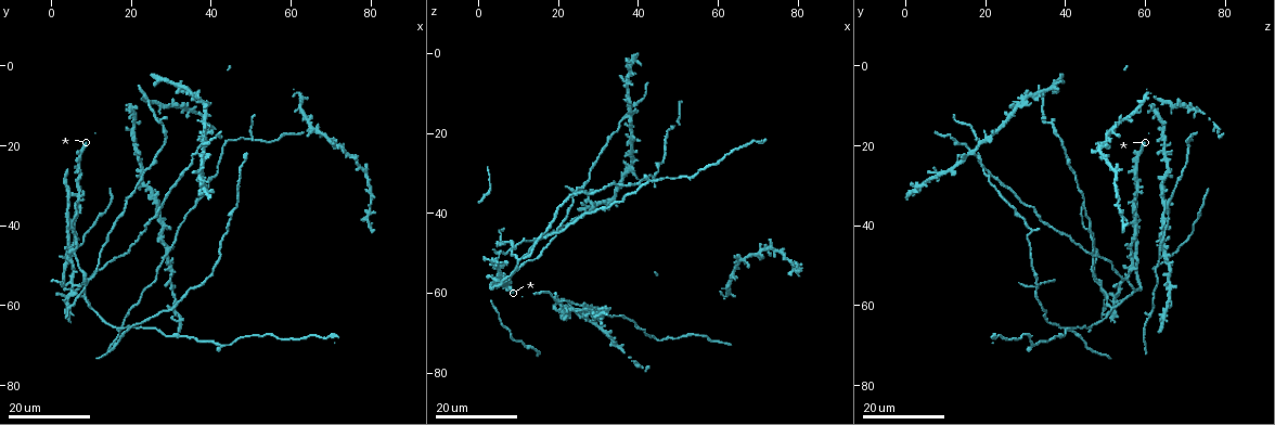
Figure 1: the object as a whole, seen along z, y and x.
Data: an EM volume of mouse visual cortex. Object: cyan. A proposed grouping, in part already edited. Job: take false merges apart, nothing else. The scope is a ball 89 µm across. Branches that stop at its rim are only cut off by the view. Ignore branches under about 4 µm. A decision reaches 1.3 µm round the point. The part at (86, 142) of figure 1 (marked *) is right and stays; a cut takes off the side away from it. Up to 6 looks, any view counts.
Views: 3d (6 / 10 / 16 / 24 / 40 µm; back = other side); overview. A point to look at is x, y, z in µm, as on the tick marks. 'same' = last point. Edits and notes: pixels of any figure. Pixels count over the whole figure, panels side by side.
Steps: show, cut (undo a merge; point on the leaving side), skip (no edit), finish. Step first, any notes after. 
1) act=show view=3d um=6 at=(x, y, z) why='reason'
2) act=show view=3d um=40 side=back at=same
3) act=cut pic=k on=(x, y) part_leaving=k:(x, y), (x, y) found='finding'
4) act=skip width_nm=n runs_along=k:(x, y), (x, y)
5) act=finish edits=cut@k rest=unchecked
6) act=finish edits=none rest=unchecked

act=show view=3d um=16 at=(10.5, 60.0, 52.0) why='a fork'

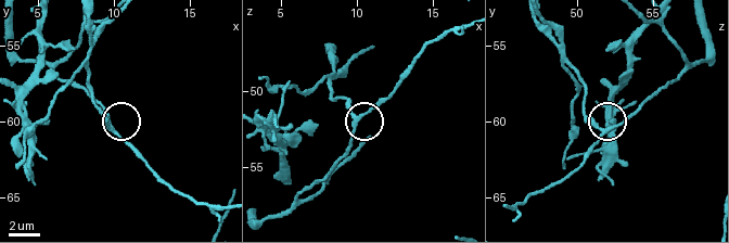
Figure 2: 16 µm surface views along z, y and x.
act=show view=3d um=6 at=(10.0, 60.6, 51.6) why='zoom in'

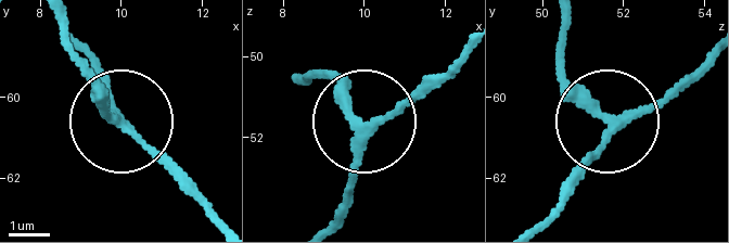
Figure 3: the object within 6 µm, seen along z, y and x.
act=skip width_nm=220 runs_along=3:(329, 219), (353, 167), (360, 115), (315, 74) found='all the same neuron'

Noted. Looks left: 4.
act=show view=3d um=16 at=(43.5, 42.0, 32.0) why='three-way junction'

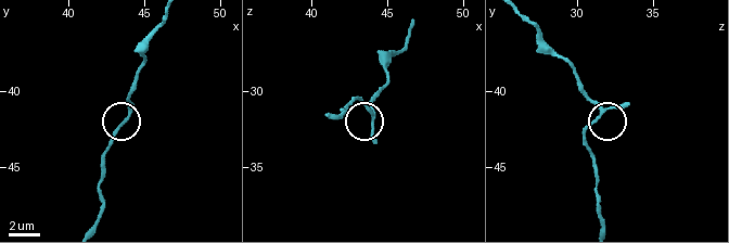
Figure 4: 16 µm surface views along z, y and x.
act=show view=3d um=10 at=(44.2, 41.4, 31.6)

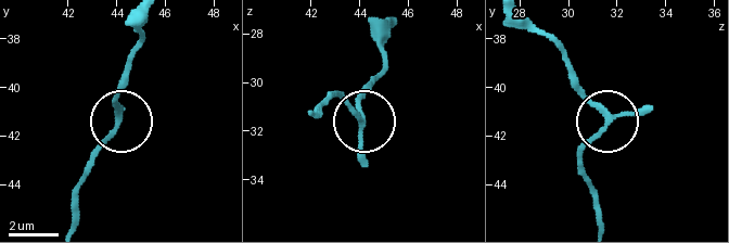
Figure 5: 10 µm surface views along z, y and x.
act=skip arms=3 runs_along=5:(72, 222), (74, 197), (90, 161), (122, 123), (122, 81) found='one neuron here'

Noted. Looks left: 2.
act=show view=3d um=24 at=(36.5, 22.0, 16.5) why='three arms meet'

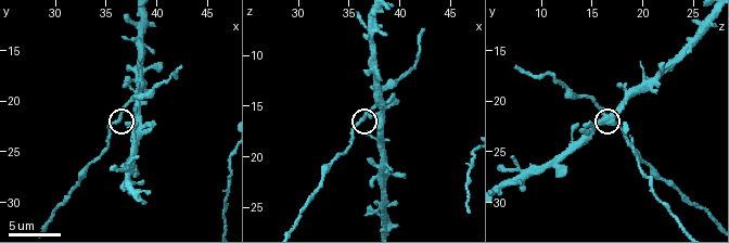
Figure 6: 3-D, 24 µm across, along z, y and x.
act=show view=3d um=6 at=(36.0, 21.8, 16.2)

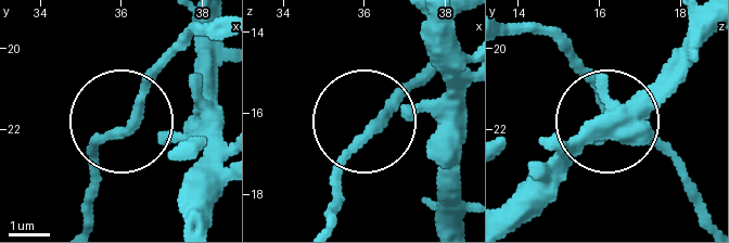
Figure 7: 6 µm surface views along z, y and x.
act=skip width_nm=200 runs_along=7:(87, 224), (98, 146), (174, 50) found='one neuron here'

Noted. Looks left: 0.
act=finish edits=none rest=unchecked

